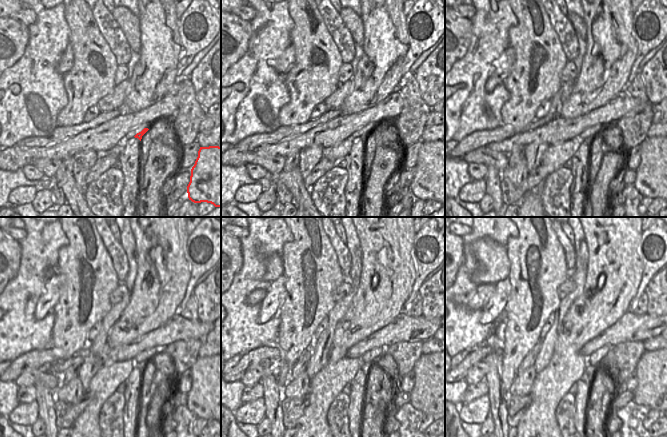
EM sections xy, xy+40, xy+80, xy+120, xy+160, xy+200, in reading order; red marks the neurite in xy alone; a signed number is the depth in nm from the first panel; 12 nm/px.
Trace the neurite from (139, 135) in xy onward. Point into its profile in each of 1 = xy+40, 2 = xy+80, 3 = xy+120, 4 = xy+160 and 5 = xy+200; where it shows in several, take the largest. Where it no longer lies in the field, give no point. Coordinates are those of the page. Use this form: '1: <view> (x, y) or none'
1: xy+40 (364, 136)
2: xy+80 (590, 135)
3: xy+120 (143, 359)
4: xy+160 (370, 358)
5: xy+200 (595, 358)

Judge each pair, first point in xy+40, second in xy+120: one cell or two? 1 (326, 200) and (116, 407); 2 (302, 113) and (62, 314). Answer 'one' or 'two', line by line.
1: one
2: one

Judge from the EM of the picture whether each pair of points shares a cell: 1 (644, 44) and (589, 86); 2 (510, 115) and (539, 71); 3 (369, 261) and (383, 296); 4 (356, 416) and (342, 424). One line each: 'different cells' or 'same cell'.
1: different cells
2: same cell
3: same cell
4: different cells

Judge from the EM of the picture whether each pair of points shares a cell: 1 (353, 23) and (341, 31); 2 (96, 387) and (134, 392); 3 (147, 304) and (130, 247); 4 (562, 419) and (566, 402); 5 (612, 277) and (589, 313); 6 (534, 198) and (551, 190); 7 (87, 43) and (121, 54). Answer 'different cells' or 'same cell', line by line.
1: different cells
2: different cells
3: different cells
4: same cell
5: same cell
6: different cells
7: different cells

